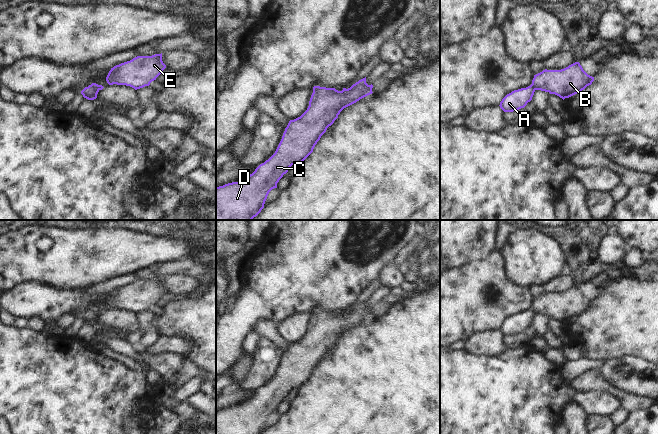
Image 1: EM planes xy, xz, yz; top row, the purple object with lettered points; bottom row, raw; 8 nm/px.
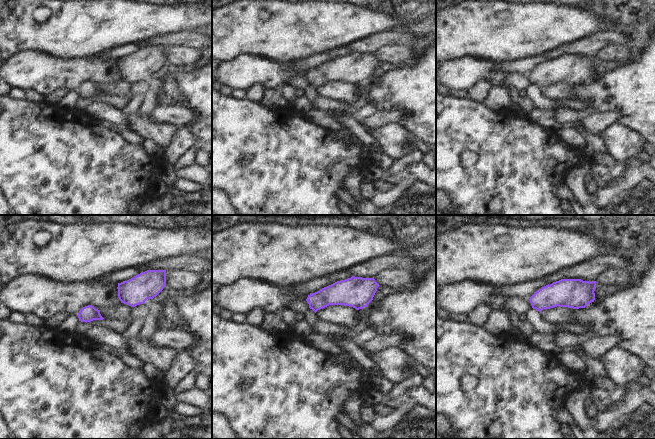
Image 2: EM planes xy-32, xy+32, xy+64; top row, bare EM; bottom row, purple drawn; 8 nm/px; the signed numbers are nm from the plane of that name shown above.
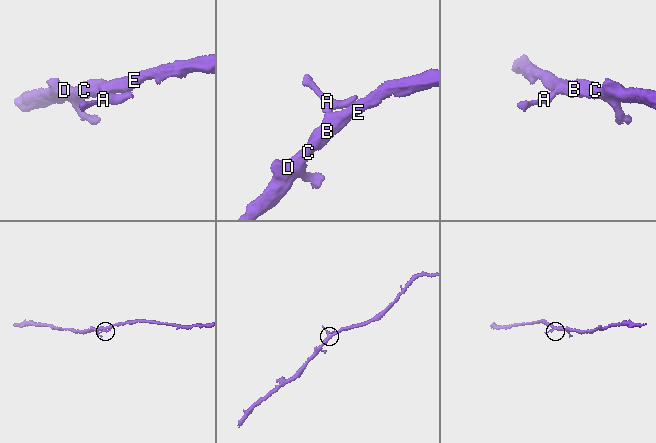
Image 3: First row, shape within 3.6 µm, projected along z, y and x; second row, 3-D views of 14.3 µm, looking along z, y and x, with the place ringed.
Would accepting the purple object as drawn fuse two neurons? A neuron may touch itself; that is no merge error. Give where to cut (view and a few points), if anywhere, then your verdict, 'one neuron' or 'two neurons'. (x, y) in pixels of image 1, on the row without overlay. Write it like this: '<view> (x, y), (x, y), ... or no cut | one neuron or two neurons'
yz (531, 308), (535, 313) | two neurons

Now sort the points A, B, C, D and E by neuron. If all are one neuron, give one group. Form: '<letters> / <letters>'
A / B C D E

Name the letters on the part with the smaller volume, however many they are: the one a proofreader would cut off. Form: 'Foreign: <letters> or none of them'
Foreign: A

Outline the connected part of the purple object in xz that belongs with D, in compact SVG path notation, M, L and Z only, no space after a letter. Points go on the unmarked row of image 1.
M366 301L342 315L320 310L313 312L307 334L300 341L289 345L275 377L243 404L216 411L216 434L262 434L269 416L277 412L277 407L290 391L301 388L313 376L321 360L338 342L340 336L372 318L372 312L372 308L366 307Z

